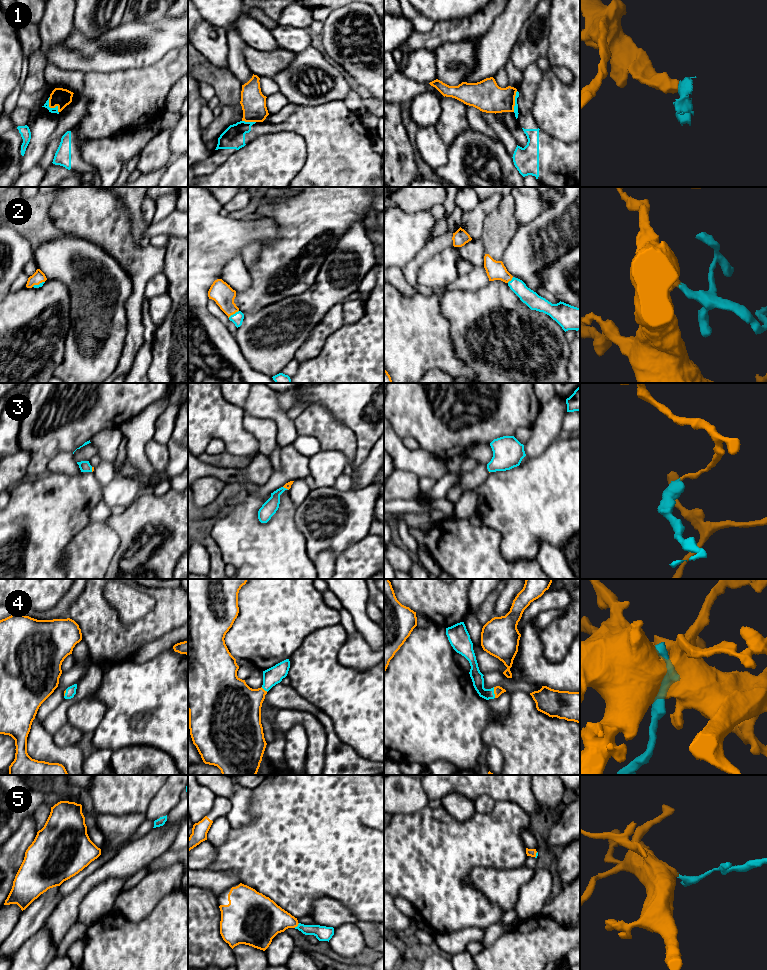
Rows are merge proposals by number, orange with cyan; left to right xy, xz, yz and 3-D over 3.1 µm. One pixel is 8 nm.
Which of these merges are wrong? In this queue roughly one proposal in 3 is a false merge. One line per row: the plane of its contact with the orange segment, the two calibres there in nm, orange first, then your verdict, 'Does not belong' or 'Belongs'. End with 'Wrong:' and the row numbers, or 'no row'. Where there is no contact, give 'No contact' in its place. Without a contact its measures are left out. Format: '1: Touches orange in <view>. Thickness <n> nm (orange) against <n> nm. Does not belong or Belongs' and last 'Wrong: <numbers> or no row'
1: Touches orange in xy. Thickness 150 nm (orange) against 50 nm. Does not belong
2: Touches orange in xz. Thickness 170 nm (orange) against 90 nm. Belongs
3: Touches orange in xz. Thickness 50 nm (orange) against 120 nm. Belongs
4: Touches orange in yz. Thickness 70 nm (orange) against 100 nm. Belongs
5: Touches orange in xz. Thickness 300 nm (orange) against 120 nm. Belongs
Wrong: 1

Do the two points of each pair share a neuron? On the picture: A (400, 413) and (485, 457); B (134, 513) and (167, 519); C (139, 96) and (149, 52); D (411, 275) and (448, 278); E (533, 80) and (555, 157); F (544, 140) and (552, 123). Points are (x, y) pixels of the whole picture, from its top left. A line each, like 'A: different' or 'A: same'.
A: different
B: same
C: different
D: different
E: same
F: different

